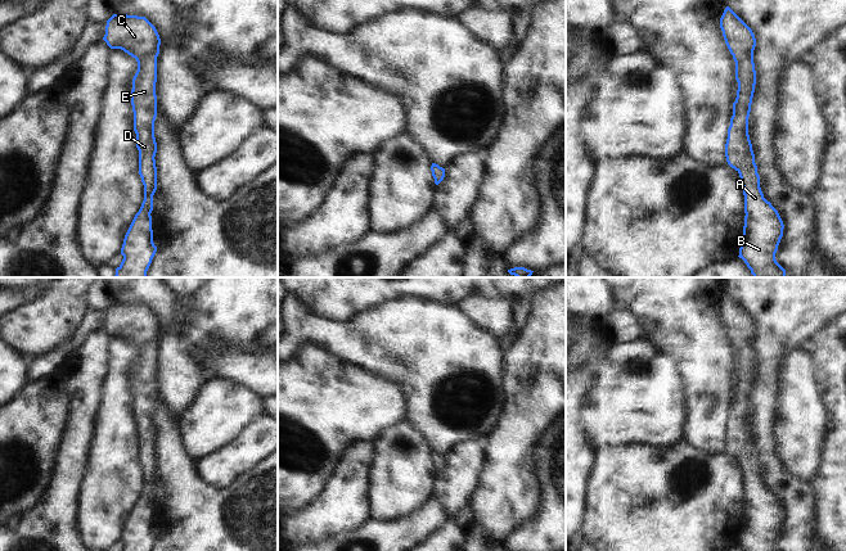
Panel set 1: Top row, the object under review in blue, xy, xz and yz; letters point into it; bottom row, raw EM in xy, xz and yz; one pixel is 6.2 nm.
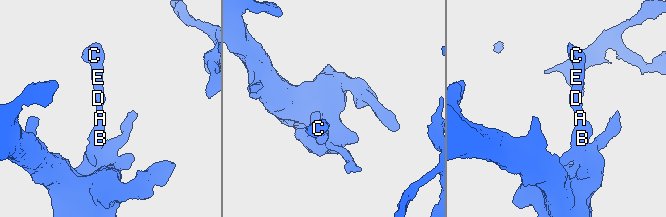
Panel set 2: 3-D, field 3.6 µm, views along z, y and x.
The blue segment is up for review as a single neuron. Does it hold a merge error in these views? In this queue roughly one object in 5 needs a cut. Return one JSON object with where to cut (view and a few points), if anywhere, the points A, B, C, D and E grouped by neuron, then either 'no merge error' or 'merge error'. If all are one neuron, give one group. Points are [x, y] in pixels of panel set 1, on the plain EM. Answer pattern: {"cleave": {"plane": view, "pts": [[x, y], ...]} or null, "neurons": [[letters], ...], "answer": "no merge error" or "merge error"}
{"cleave": null, "neurons": [["A", "B", "C", "D", "E"]], "answer": "no merge error"}

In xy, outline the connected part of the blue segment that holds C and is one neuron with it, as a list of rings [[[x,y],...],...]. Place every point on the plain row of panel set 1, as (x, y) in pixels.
[[[113,302],[107,308],[103,328],[111,337],[121,337],[138,349],[138,358],[132,366],[131,393],[144,488],[125,523],[121,551],[152,551],[157,539],[150,501],[157,478],[154,408],[157,405],[157,344],[161,326],[156,315],[145,304]]]

